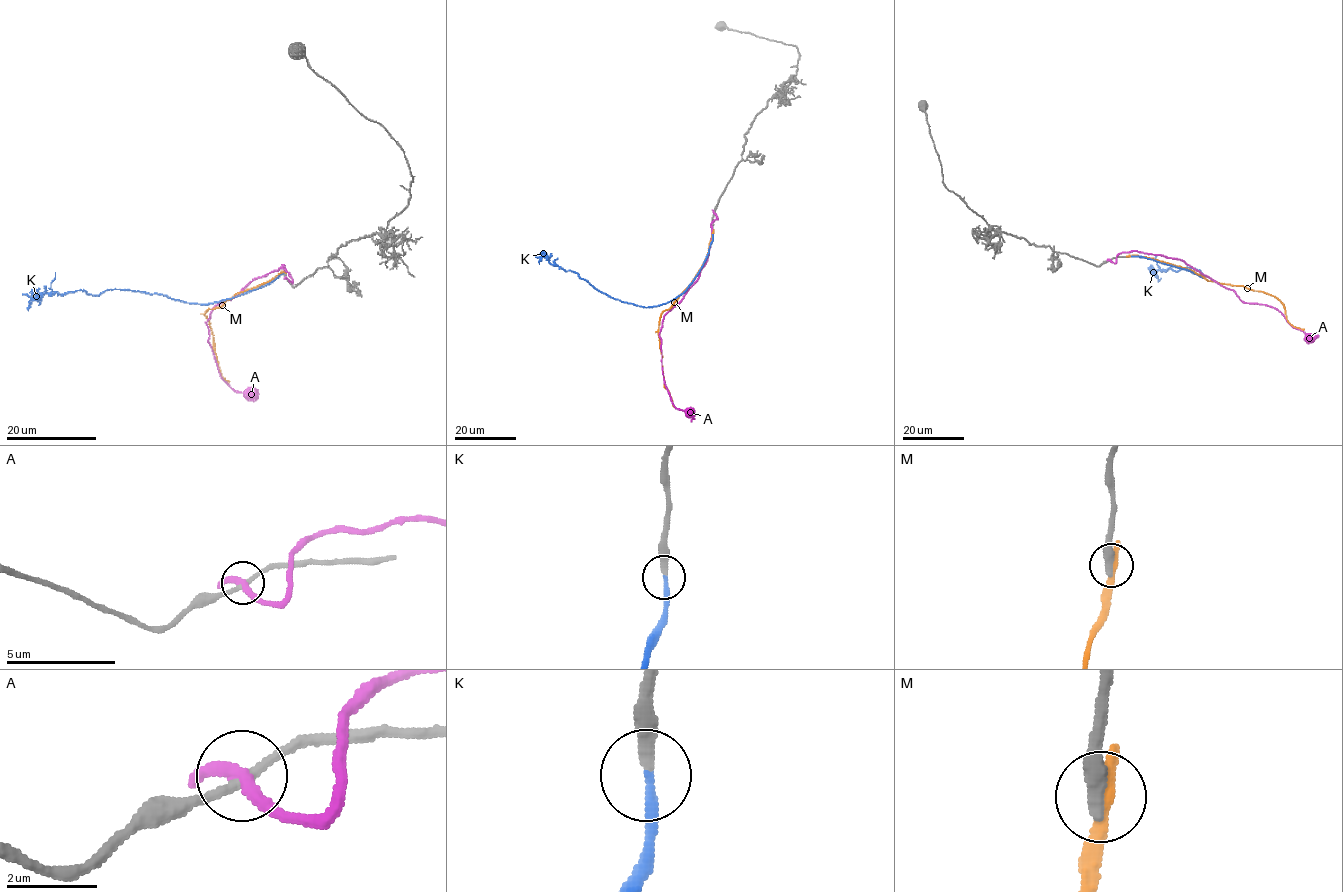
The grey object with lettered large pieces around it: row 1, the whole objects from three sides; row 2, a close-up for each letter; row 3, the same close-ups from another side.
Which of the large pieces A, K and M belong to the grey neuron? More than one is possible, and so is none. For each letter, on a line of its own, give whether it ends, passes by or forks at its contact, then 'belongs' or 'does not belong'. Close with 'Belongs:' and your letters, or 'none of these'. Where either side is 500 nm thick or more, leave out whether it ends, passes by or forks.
A: it passes by | does not belong
K: it ends | belongs
M: it ends | does not belong
Belongs: K

